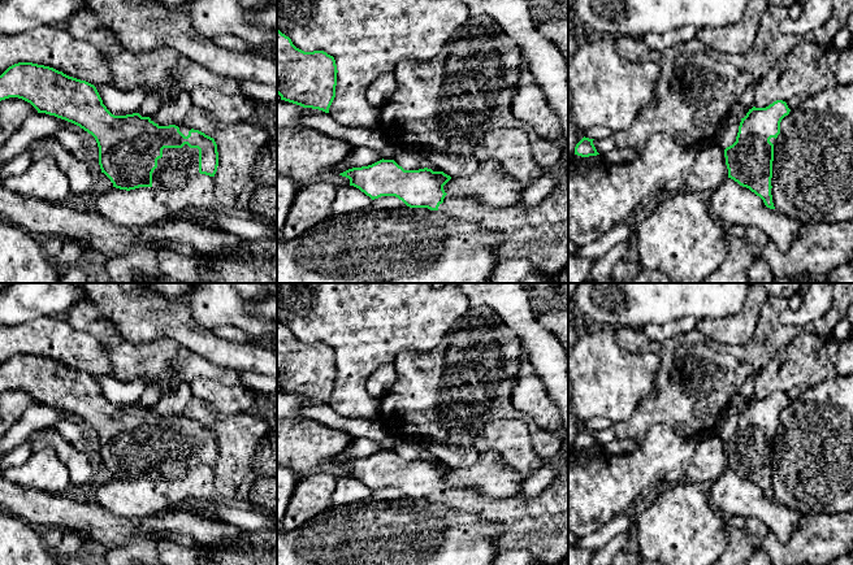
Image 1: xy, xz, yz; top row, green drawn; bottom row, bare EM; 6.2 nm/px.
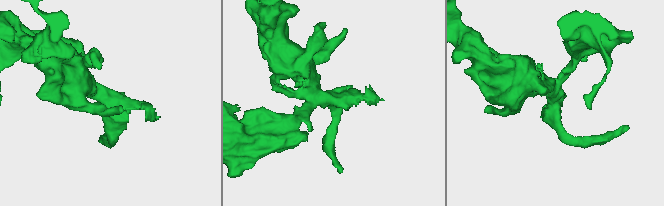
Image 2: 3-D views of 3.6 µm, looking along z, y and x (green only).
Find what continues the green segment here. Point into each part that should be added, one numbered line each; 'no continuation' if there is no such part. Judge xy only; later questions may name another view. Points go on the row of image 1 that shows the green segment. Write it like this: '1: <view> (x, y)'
1: xy (177, 165)

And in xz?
1: xz (540, 234)

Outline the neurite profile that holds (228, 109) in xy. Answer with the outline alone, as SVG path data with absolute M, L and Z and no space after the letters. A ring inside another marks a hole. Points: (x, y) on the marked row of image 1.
M198 87L190 92L191 103L211 113L221 125L230 126L254 117L254 101L242 95L224 95L218 91Z

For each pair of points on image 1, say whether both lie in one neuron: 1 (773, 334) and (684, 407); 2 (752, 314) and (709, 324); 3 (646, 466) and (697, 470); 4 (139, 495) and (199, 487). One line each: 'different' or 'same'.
1: same
2: same
3: different
4: same

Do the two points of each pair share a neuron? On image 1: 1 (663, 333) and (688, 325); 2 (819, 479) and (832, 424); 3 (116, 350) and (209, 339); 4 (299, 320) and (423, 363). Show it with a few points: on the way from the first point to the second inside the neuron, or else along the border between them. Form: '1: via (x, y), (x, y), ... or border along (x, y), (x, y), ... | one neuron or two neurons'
1: via (670, 330), (682, 325) | one neuron
2: via (821, 465), (832, 453), (832, 438) | one neuron
3: border along (148, 342), (156, 338), (172, 338), (206, 359) | two neurons
4: border along (428, 351), (403, 350), (393, 363) | two neurons

